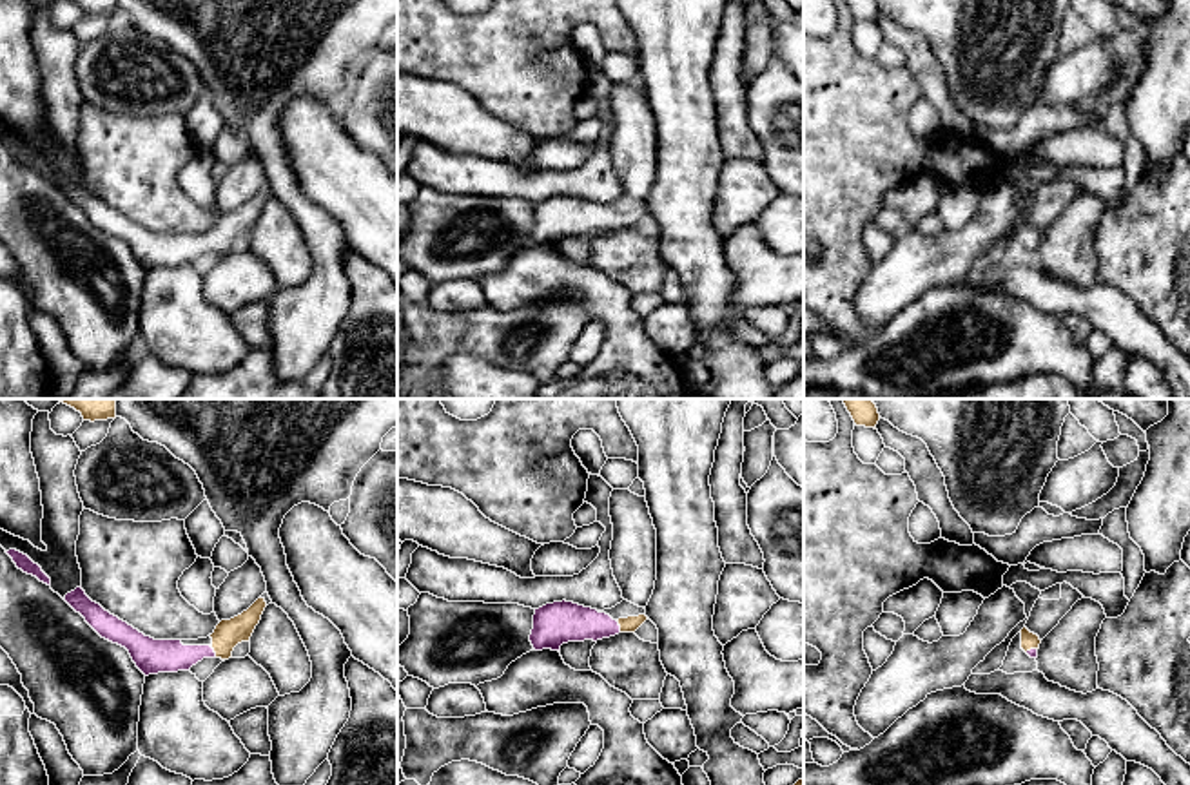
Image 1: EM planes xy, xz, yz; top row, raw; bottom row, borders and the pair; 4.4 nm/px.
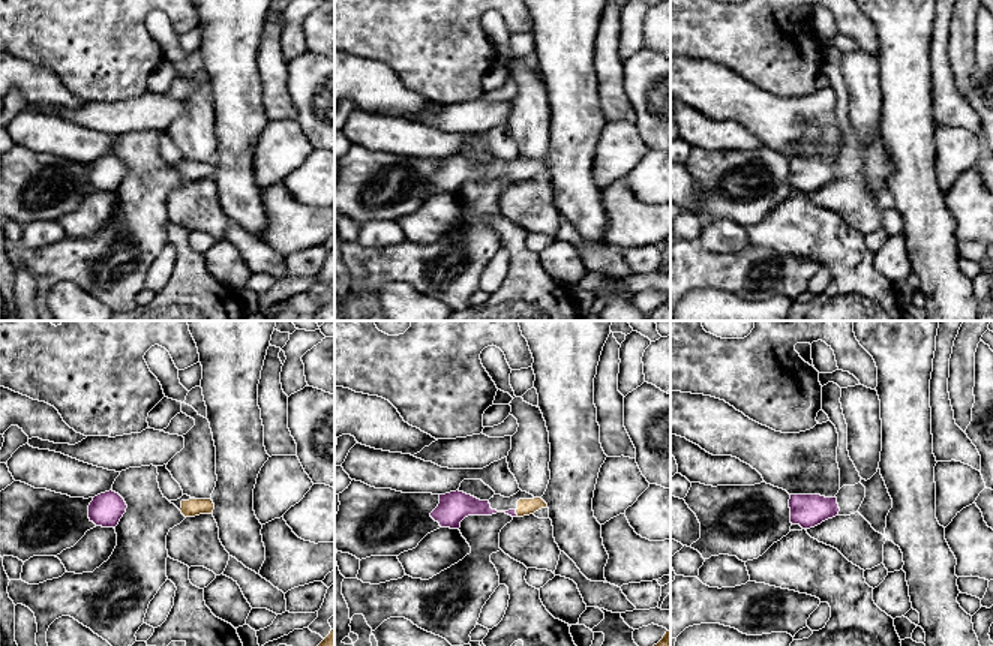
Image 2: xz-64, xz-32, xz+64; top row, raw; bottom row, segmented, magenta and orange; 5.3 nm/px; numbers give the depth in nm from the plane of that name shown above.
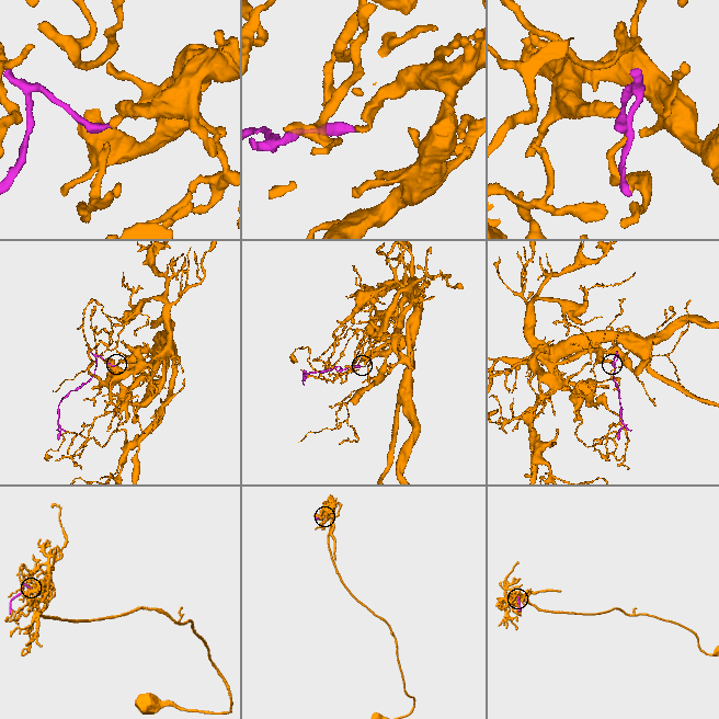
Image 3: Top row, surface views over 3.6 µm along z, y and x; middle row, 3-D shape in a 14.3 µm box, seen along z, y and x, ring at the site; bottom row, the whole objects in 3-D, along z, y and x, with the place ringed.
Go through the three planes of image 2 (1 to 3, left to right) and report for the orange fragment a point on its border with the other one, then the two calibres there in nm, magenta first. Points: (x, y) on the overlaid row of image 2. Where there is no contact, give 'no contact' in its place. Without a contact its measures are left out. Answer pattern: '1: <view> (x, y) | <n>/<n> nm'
1: no contact
2: xz-32 (515, 513) | 40/90 nm
3: no contact

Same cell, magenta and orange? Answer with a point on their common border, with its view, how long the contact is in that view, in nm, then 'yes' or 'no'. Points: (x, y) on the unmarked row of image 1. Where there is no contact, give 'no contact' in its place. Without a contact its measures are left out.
meets magenta in xz at (619, 220); contact 60 nm long; yes

